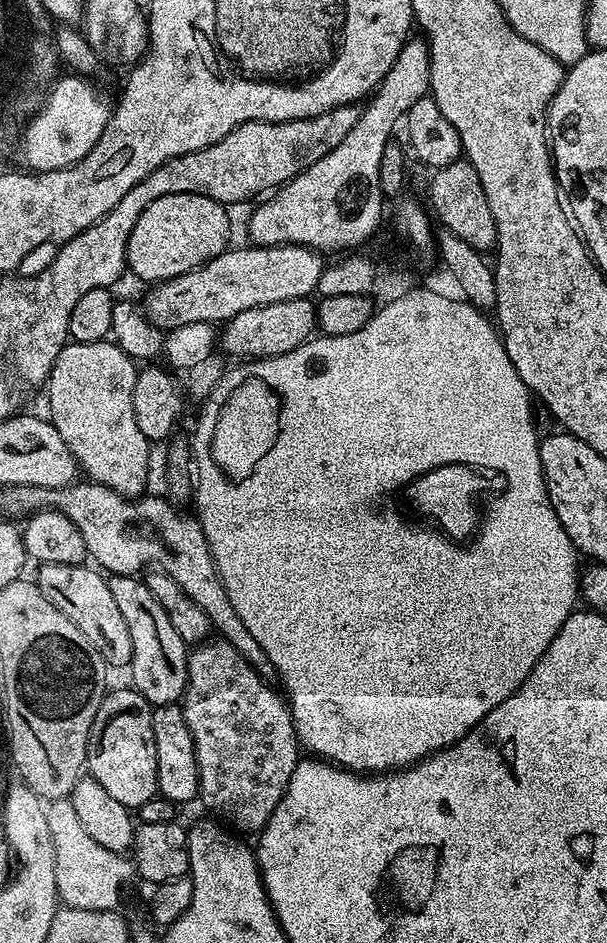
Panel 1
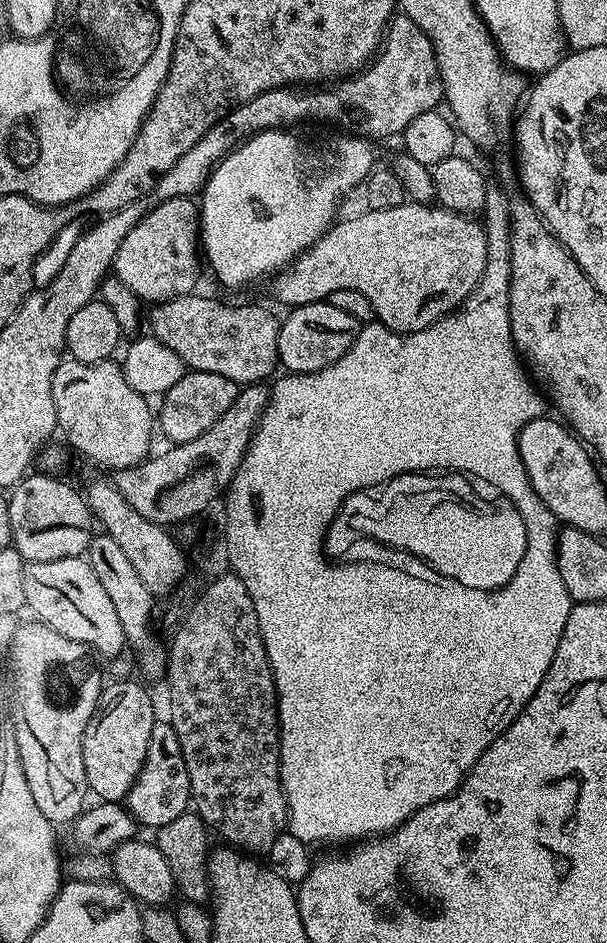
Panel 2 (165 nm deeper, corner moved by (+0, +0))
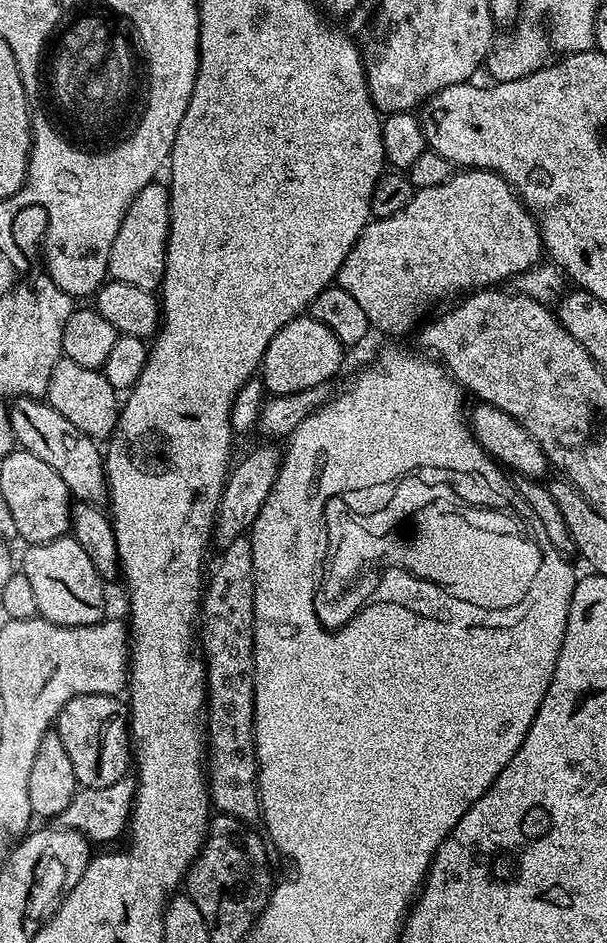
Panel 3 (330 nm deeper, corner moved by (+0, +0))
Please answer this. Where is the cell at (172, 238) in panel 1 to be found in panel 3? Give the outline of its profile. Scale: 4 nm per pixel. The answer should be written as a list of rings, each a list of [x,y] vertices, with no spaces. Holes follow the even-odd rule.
[[[160,182],[150,183],[130,202],[122,226],[118,226],[118,234],[114,234],[114,246],[110,246],[108,259],[109,277],[147,292],[159,289],[164,279],[171,230],[172,198],[169,189],[165,185],[163,188]]]

